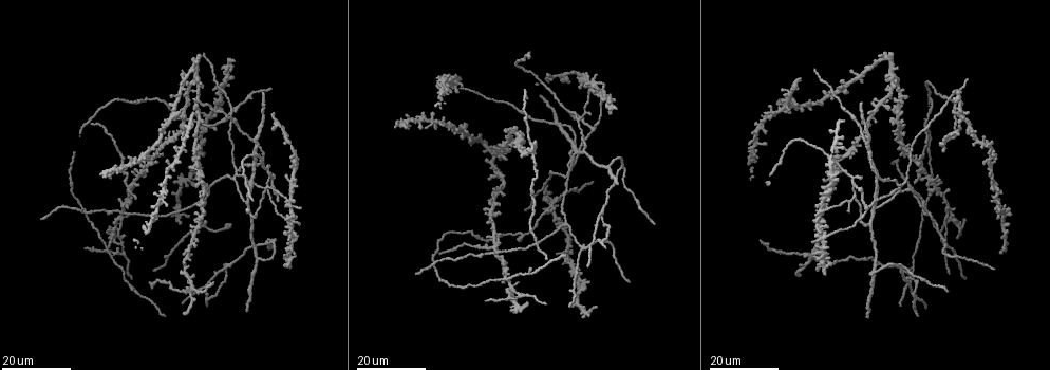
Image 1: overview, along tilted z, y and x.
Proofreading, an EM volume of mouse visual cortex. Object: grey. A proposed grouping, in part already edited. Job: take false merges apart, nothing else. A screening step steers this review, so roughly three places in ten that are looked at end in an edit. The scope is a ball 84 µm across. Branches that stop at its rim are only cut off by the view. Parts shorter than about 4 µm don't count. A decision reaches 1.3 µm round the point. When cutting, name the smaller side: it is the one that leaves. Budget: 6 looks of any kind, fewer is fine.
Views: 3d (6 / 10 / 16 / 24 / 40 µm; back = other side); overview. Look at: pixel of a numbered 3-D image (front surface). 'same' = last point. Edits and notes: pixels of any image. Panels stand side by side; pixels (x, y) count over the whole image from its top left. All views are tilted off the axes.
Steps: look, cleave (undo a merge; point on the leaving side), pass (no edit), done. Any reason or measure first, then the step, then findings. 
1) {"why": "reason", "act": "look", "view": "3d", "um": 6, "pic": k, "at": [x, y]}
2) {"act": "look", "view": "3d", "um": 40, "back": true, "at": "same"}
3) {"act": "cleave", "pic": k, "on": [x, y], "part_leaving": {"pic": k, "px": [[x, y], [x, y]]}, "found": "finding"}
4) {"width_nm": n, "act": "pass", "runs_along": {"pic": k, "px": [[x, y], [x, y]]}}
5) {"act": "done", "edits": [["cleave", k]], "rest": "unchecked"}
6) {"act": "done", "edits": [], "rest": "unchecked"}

{"why": "four arms meet", "act": "look", "view": "3d", "um": 16, "pic": 1, "at": [131, 187]}

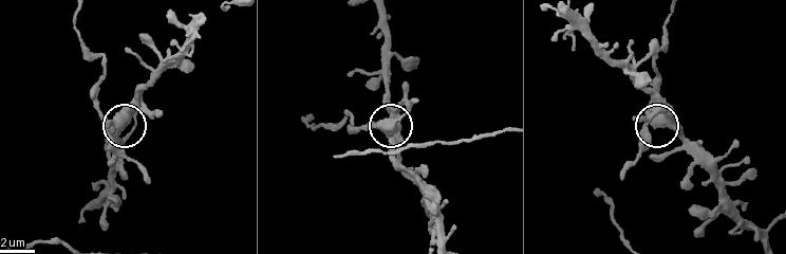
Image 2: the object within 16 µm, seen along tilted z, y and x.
{"act": "look", "view": "3d", "um": 6, "pic": 2, "at": [662, 123]}

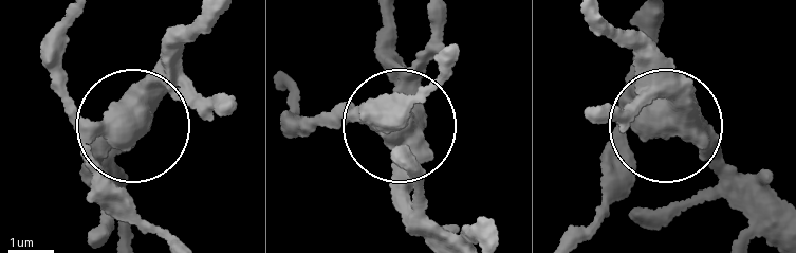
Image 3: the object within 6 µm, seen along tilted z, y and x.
{"width_nm": 530, "act": "cleave", "pic": 3, "on": [96, 175], "part_leaving": {"pic": 3, "px": [[126, 113], [92, 120], [72, 102], [67, 13]]}, "found": "a second neuron is stuck on"}

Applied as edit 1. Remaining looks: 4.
{"act": "look", "view": "overview"}

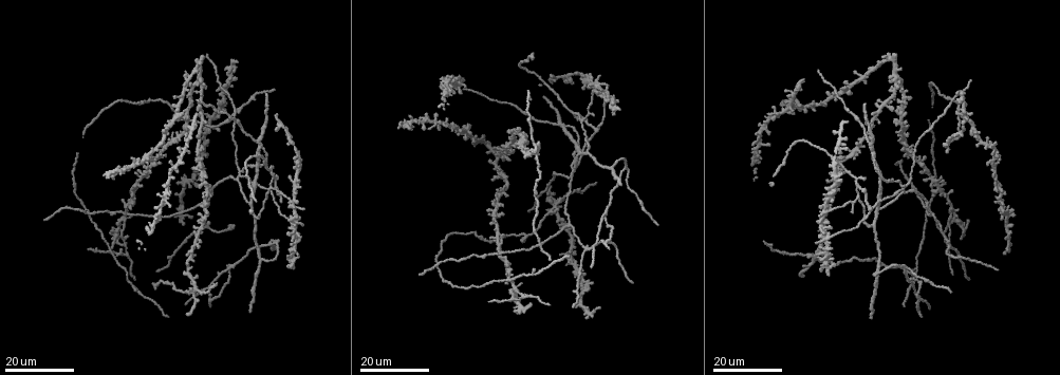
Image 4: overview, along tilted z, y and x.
{"why": "arms run side by side", "act": "look", "view": "3d", "um": 24, "pic": 4, "at": [955, 220]}

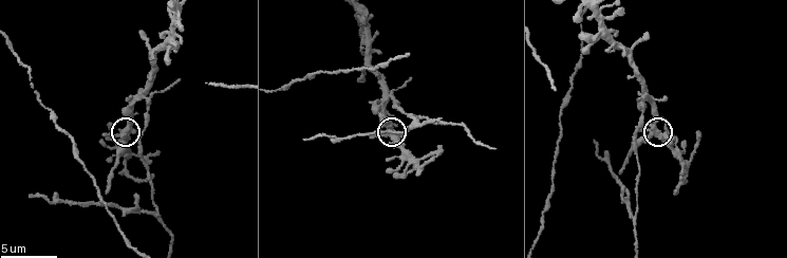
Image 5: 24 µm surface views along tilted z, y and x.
{"act": "look", "view": "3d", "um": 10, "pic": 5, "at": [655, 134]}

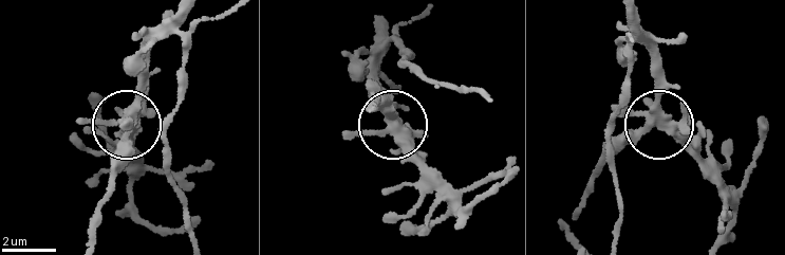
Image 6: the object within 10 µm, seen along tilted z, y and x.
{"act": "look", "view": "3d", "um": 10, "back": true, "pic": 6, "at": [661, 125]}

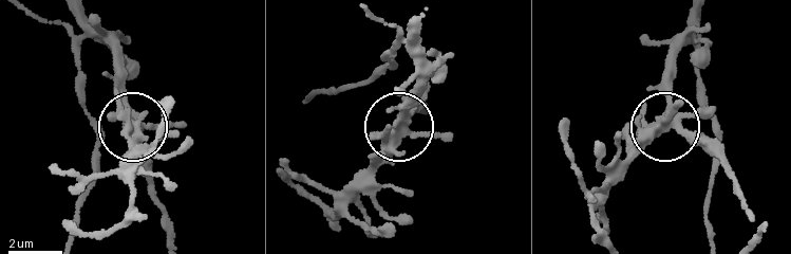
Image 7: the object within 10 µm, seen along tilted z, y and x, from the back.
{"width_nm": 380, "act": "cleave", "pic": 7, "on": [715, 155], "part_leaving": {"pic": 7, "px": [[684, 132], [722, 163], [751, 218]]}, "found": "a second neuron is stuck on"}

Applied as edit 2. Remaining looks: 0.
{"act": "done", "edits": [["cleave", 3], ["cleave", 7]], "rest": "unchecked"}

